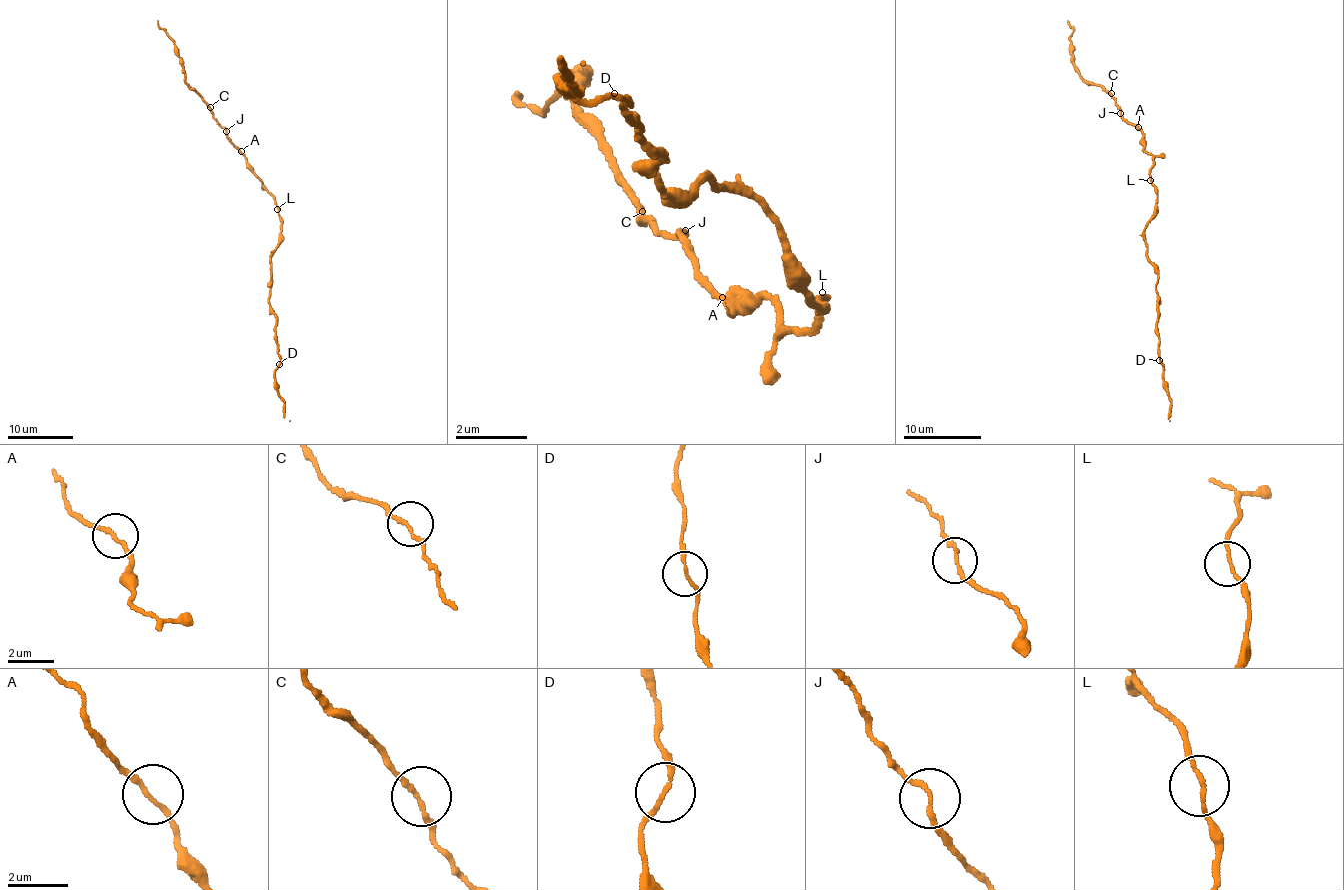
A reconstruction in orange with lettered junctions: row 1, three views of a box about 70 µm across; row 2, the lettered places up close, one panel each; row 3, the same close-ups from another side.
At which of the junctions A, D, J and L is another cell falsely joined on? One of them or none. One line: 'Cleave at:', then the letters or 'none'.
Cleave at: none

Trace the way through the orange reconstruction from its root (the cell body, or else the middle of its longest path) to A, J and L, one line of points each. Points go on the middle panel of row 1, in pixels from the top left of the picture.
A: (824, 304), (818, 298), (826, 308), (815, 325), (791, 332), (769, 297), (755, 304), (755, 314), (722, 297)
J: (824, 304), (802, 332), (778, 321), (769, 297), (755, 314), (740, 311), (700, 278), (682, 232)
L: (824, 304), (822, 292)

